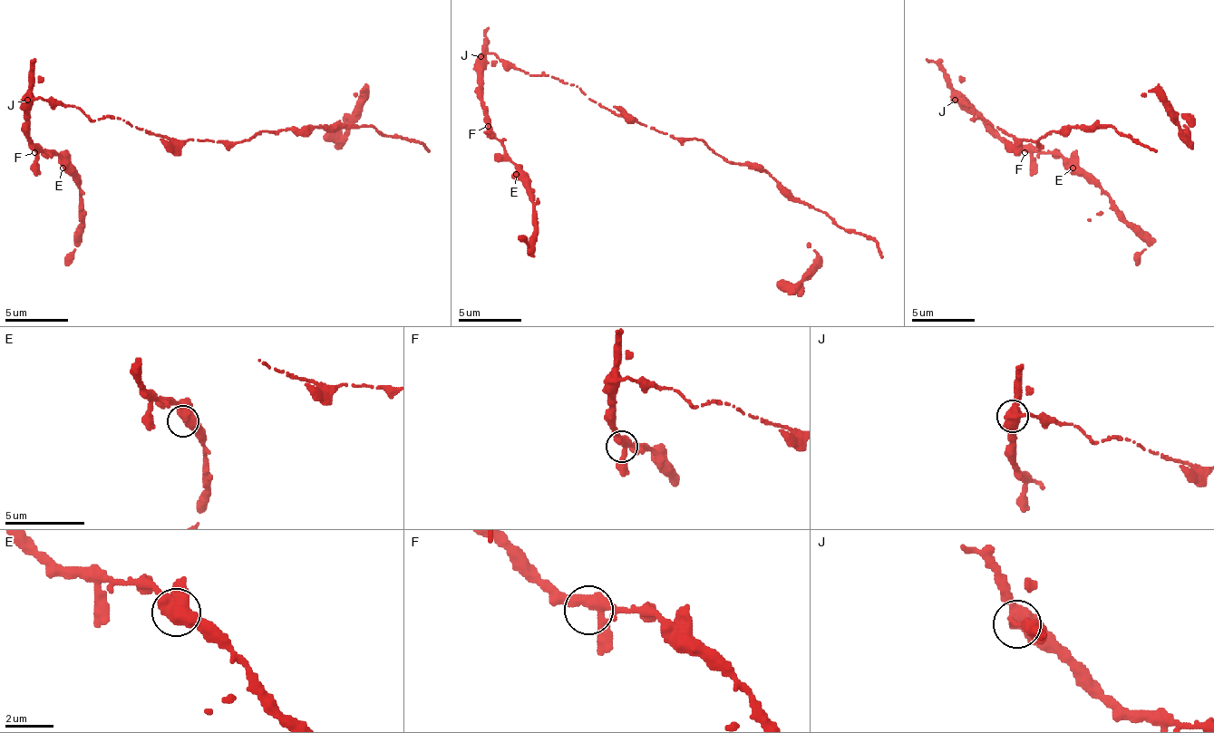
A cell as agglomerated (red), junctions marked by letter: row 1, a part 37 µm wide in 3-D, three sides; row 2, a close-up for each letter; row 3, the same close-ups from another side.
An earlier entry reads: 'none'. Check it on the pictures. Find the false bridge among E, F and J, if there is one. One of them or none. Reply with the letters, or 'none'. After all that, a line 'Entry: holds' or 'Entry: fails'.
J
Entry: fails

